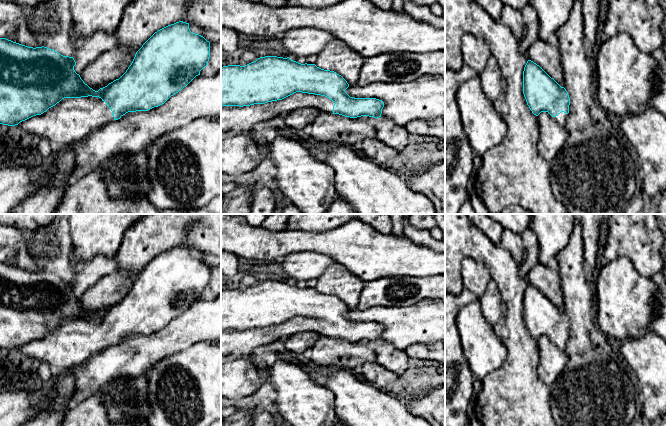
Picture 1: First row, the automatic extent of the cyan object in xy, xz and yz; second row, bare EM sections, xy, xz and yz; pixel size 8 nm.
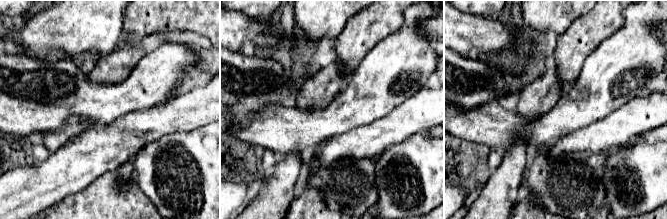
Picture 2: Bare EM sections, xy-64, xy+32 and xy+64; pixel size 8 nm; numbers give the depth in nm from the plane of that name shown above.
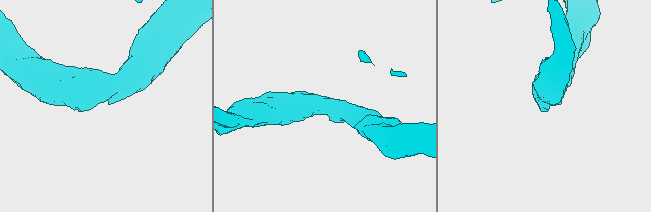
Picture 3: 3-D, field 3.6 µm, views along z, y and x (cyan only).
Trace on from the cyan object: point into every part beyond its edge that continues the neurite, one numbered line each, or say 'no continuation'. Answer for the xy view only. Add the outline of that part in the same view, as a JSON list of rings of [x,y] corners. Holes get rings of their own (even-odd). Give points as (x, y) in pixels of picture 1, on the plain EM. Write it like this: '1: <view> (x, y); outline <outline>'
1: xy (72, 343); outline [[[88,320],[64,322],[43,338],[22,345],[17,350],[29,360],[48,363],[59,374],[112,345],[111,332],[101,322]]]

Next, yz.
1: yz (562, 342); outline [[[561,336],[558,340],[553,341],[553,343],[562,351],[566,351],[566,348],[568,346],[568,338]]]

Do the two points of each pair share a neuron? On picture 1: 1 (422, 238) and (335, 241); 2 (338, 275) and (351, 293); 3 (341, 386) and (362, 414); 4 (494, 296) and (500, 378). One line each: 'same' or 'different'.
1: different
2: same
3: same
4: different

